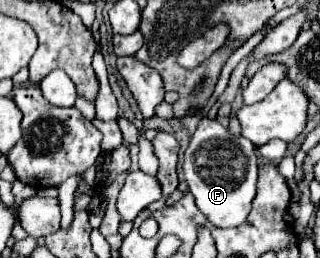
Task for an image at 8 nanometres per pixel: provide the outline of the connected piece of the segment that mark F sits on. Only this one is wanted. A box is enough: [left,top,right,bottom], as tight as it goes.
[183,116,257,226]

